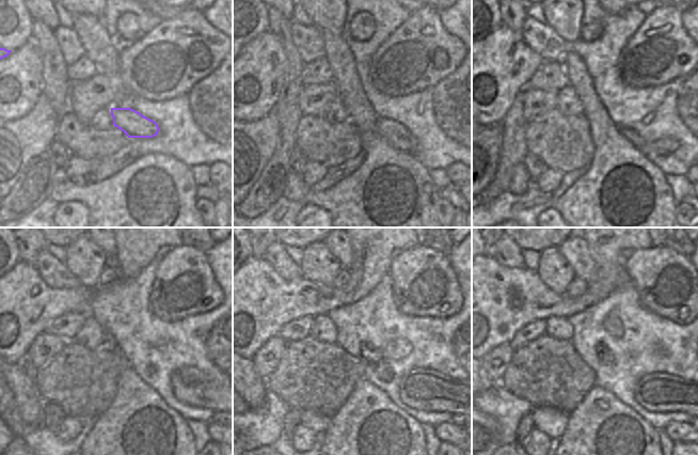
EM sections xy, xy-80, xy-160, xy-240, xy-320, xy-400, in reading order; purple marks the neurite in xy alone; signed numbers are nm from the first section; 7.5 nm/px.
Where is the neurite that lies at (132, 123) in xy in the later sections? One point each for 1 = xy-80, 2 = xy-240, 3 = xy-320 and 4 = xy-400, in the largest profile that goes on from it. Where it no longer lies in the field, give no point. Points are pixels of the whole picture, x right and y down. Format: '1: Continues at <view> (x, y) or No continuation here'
1: Continues at xy-80 (394, 132)
2: Continues at xy-240 (190, 386)
3: Continues at xy-320 (425, 389)
4: Continues at xy-400 (663, 392)

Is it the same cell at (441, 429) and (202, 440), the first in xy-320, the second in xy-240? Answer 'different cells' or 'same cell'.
different cells

